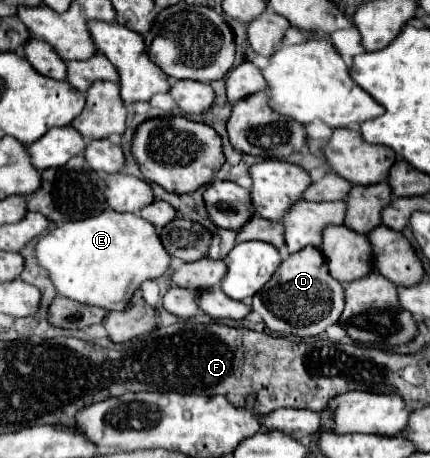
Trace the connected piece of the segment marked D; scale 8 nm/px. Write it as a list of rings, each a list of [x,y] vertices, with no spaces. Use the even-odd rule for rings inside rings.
[[[305,247],[289,255],[267,285],[253,297],[253,311],[263,317],[271,331],[299,337],[315,337],[337,323],[343,305],[343,287],[329,275],[325,259],[317,247]]]

